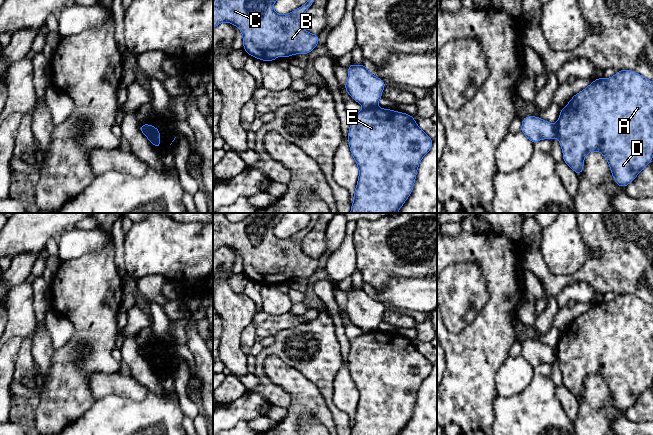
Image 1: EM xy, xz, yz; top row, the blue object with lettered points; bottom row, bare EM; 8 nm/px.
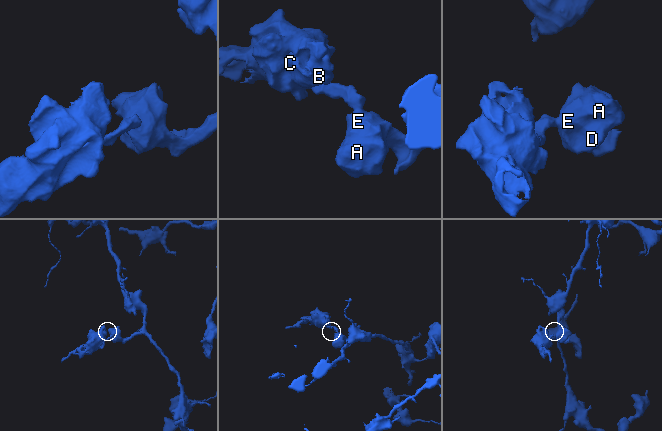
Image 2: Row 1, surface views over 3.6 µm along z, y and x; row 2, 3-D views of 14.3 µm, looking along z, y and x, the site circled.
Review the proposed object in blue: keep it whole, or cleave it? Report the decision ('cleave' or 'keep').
cleave

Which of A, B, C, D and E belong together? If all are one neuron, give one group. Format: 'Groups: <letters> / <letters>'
Groups: A D E / B C

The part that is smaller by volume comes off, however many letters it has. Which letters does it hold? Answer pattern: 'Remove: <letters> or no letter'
Remove: B, C

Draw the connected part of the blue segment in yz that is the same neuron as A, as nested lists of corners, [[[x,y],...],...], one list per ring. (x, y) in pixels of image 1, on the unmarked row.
[[[619,294],[611,302],[598,302],[595,303],[590,309],[584,314],[575,318],[569,327],[561,333],[560,340],[556,348],[556,360],[559,363],[560,370],[563,377],[563,385],[578,399],[583,397],[584,382],[591,375],[601,376],[611,393],[611,398],[616,408],[620,411],[625,412],[631,406],[633,406],[636,400],[652,386],[653,382],[653,306],[636,297],[632,294]]]

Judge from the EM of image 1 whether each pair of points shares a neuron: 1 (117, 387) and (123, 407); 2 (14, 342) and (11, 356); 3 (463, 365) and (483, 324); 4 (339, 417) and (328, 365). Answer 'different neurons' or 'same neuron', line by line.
1: different neurons
2: same neuron
3: same neuron
4: same neuron

